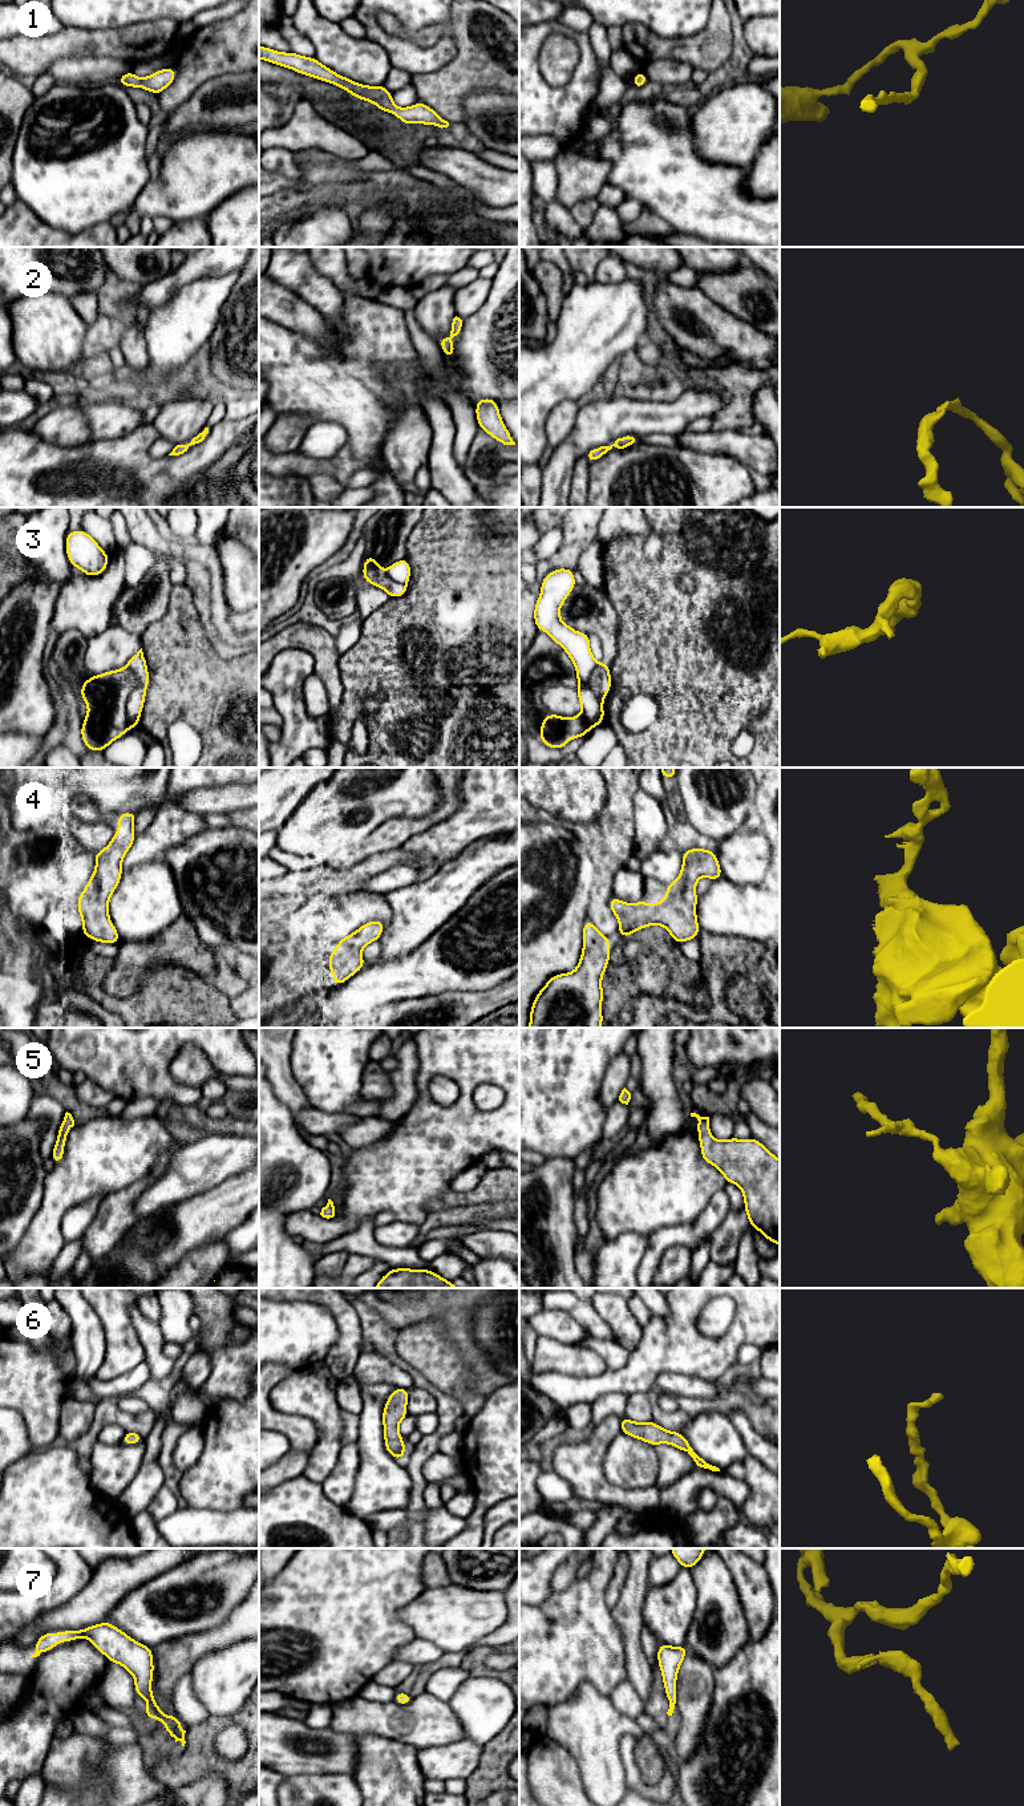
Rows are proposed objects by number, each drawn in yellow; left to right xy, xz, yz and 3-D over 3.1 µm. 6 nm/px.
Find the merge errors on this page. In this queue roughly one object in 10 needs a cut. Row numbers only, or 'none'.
3

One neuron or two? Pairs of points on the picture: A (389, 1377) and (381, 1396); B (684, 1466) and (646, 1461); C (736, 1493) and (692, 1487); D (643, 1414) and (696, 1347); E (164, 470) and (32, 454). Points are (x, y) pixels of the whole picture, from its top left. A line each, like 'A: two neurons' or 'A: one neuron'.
A: two neurons
B: two neurons
C: one neuron
D: two neurons
E: one neuron

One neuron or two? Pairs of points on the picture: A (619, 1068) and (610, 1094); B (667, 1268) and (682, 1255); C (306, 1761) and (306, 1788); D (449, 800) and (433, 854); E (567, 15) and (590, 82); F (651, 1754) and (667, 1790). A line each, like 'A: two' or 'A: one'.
A: one
B: one
C: two
D: two
E: two
F: two

